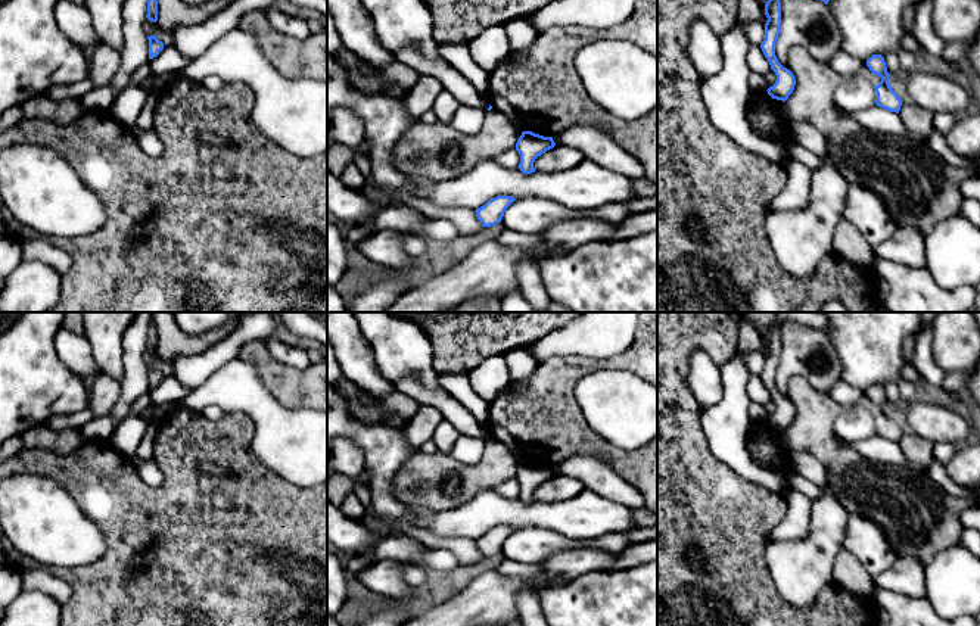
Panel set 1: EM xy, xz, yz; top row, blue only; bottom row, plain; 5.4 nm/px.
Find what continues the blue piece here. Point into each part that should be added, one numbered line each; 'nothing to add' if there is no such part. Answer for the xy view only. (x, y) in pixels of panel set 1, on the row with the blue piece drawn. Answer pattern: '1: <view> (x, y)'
nothing to add

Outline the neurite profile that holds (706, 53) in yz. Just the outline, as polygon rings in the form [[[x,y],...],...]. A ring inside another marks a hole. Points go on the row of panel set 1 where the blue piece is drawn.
[[[706,22],[693,24],[690,57],[703,81],[718,75],[724,68],[724,52],[719,37]]]

